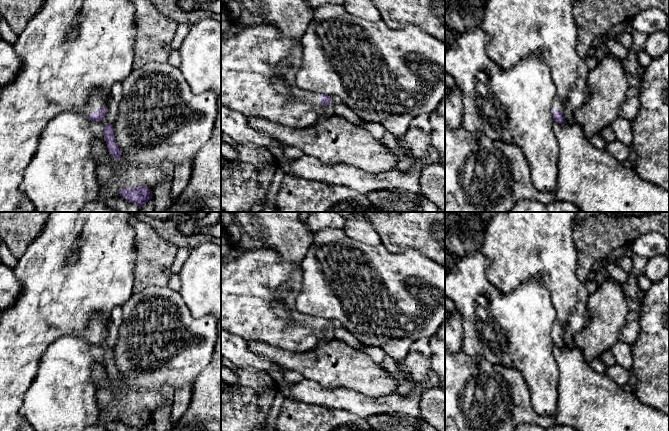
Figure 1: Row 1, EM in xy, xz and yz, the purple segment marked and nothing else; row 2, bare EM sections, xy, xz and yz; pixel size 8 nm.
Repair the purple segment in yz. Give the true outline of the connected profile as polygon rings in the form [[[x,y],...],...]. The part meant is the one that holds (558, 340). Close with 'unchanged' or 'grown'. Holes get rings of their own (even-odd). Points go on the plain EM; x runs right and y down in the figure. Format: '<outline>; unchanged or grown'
[[[497,212],[489,221],[481,252],[491,260],[488,280],[502,293],[510,293],[530,279],[538,280],[549,291],[556,311],[551,337],[559,348],[573,349],[574,337],[590,321],[587,302],[590,293],[577,277],[578,250],[573,239],[573,222],[577,212]]]; grown

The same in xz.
[[[267,247],[242,251],[234,260],[221,263],[221,328],[247,341],[264,342],[294,353],[305,353],[321,343],[333,340],[336,328],[331,321],[305,315],[296,310],[295,301],[302,286],[301,265],[284,260],[275,250]],[[287,283],[291,284],[291,289],[283,308],[288,314],[288,318],[282,319],[274,314],[272,306],[277,298],[279,287]]]; grown

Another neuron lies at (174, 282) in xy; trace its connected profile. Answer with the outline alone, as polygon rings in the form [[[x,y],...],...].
[[[172,273],[168,281],[168,287],[170,287],[174,291],[177,291],[177,292],[180,291],[181,284],[180,284],[180,279],[178,275]]]

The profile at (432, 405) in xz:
[[[428,387],[420,401],[420,417],[437,431],[445,431],[445,392]]]

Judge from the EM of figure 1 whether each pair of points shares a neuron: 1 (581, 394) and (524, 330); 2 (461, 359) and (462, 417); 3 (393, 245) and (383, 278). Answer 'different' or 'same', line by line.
1: different
2: same
3: different

